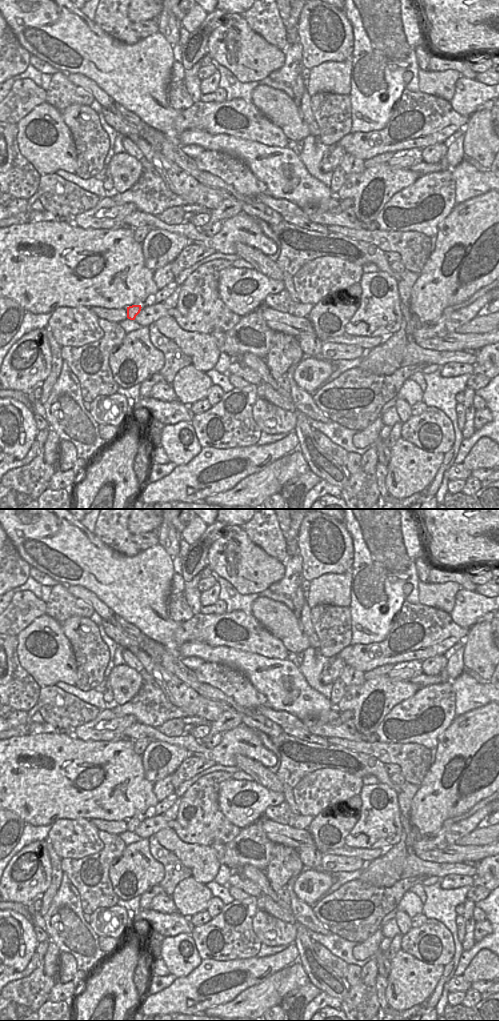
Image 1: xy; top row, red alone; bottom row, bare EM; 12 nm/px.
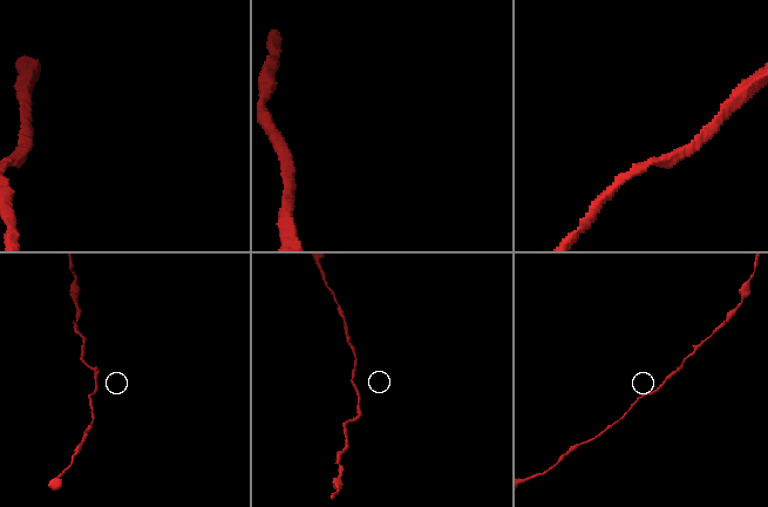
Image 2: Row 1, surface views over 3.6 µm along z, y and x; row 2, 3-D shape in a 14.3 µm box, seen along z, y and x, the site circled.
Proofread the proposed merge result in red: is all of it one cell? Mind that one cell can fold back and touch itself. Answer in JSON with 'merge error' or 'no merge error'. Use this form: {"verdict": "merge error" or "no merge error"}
{"verdict": "no merge error"}

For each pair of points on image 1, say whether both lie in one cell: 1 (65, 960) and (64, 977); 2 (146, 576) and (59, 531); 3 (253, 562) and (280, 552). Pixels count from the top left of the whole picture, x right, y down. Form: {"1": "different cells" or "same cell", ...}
{"1": "same cell", "2": "same cell", "3": "different cells"}

